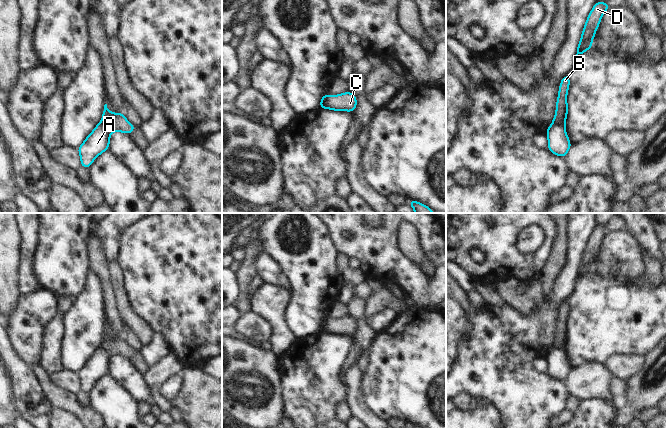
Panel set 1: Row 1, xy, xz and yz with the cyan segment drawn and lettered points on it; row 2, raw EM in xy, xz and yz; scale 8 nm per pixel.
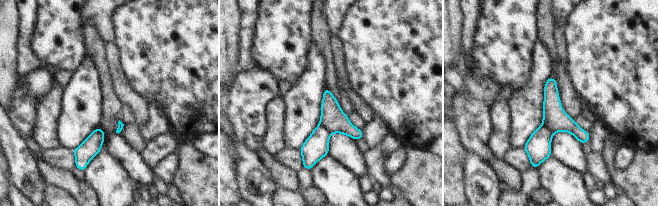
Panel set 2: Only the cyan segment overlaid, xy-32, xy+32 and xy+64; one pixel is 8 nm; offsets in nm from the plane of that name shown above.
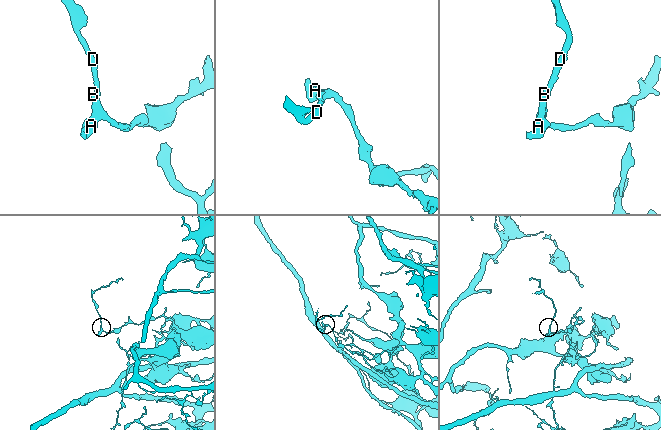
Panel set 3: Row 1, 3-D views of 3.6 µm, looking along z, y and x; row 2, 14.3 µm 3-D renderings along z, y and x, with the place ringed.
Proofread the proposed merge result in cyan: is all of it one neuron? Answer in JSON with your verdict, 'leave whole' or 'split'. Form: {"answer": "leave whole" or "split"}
{"answer": "split"}

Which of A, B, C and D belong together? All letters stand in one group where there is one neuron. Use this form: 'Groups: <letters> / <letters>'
Groups: A / B C D.

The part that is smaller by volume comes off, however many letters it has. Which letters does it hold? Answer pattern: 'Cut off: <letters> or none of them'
Cut off: A

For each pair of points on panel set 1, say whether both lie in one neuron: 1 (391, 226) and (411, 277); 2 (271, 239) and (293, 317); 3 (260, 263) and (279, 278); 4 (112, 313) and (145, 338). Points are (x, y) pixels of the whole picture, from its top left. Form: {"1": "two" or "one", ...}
{"1": "one", "2": "one", "3": "one", "4": "two"}

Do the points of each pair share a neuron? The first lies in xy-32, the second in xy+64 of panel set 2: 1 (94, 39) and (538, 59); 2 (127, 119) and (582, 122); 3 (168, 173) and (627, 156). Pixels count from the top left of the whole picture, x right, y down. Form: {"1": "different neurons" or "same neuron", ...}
{"1": "different neurons", "2": "same neuron", "3": "same neuron"}

